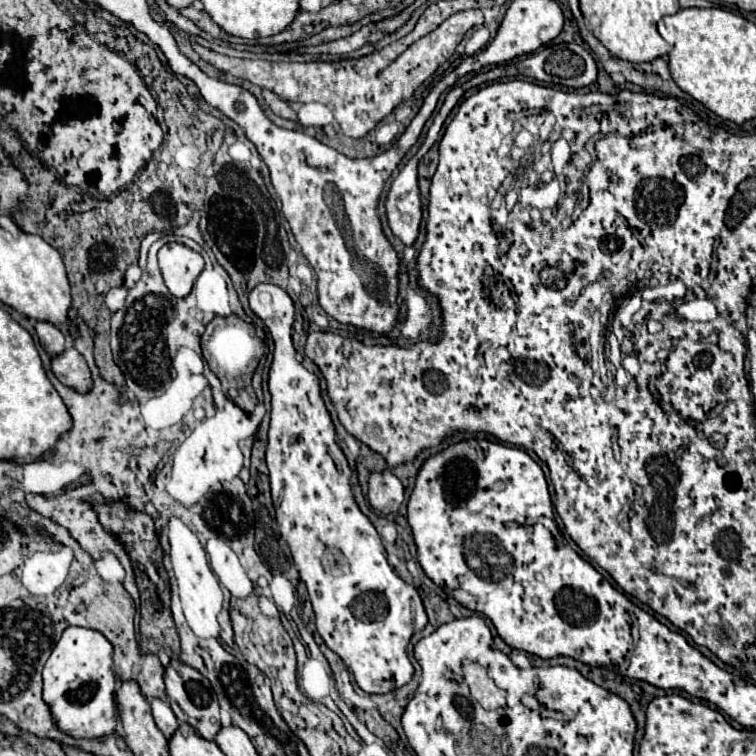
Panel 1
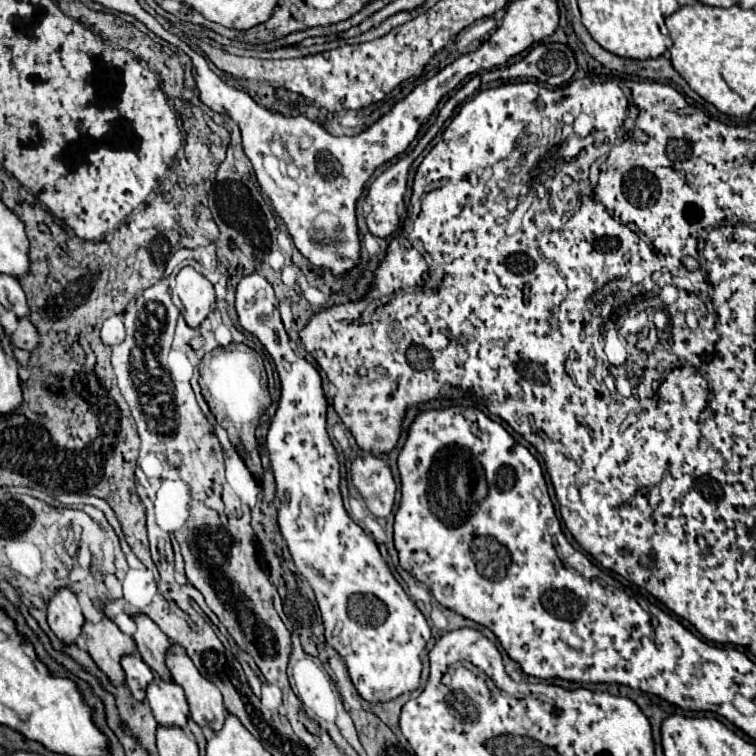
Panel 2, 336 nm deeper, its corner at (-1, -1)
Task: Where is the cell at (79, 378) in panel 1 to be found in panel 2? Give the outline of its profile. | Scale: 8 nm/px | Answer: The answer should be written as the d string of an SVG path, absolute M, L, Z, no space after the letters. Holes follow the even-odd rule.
M17 318L17 330L9 338L11 344L21 350L33 350L39 344L39 334L35 334L35 326L31 326L29 318Z

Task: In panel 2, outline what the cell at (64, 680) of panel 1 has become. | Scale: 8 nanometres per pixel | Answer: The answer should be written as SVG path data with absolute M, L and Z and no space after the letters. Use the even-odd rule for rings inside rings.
M59 588L47 608L47 620L51 630L67 644L73 644L83 628L83 612L77 596L69 588Z

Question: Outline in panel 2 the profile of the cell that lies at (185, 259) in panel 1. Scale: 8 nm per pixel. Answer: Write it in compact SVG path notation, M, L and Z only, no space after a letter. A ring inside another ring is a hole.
M185 266L175 276L175 286L171 290L171 296L189 328L201 326L201 322L211 312L211 306L215 304L213 284L191 266Z

